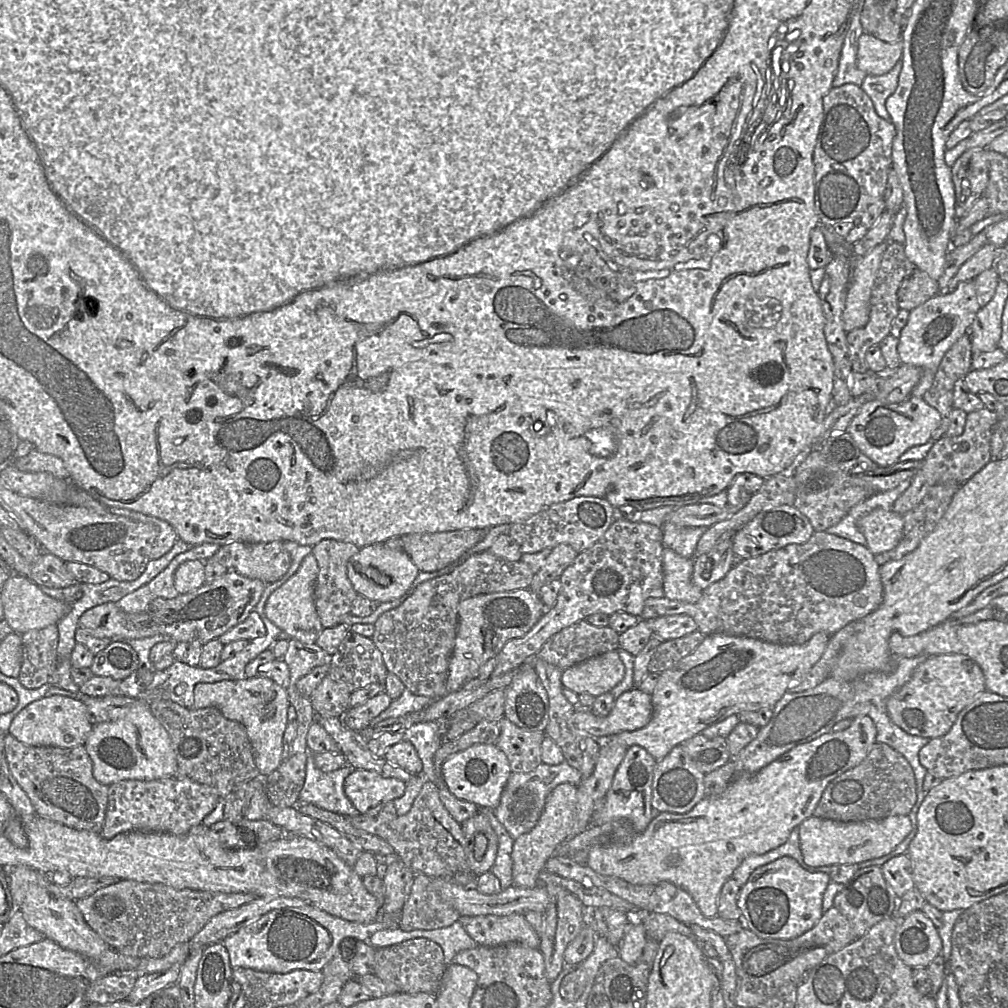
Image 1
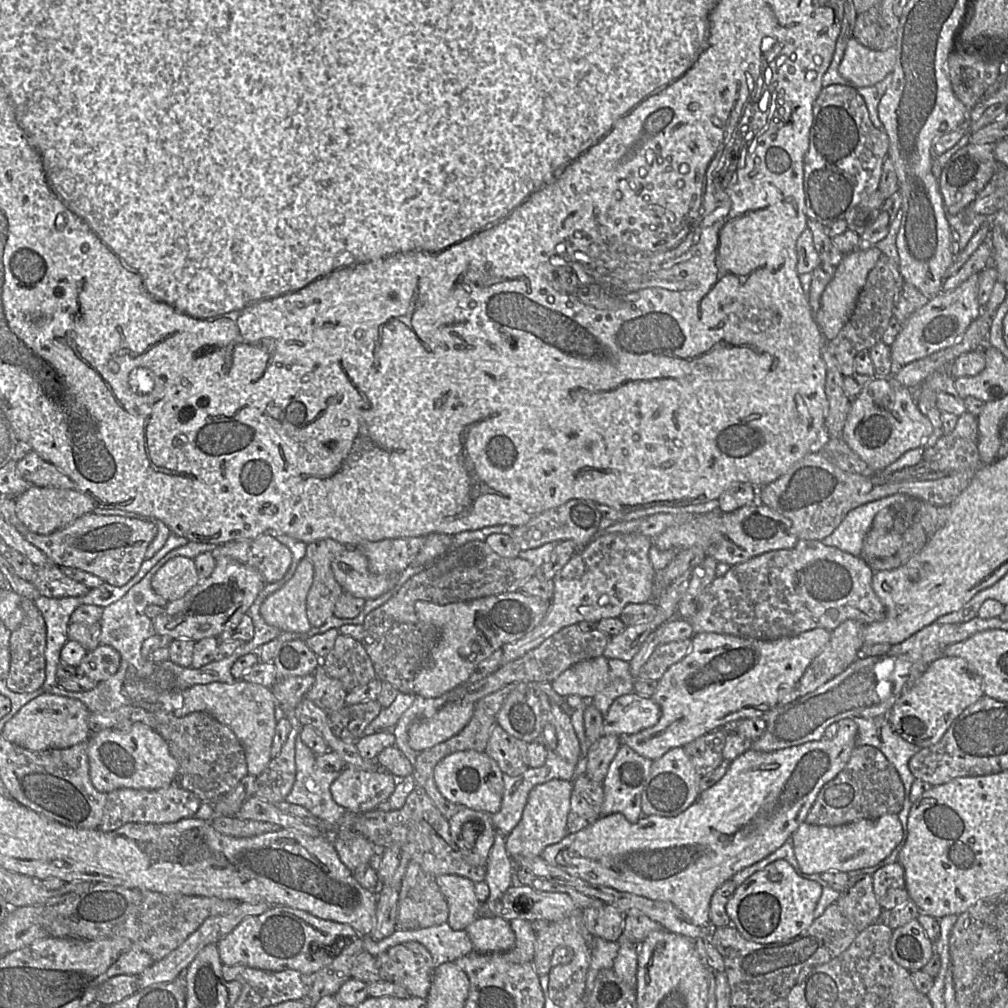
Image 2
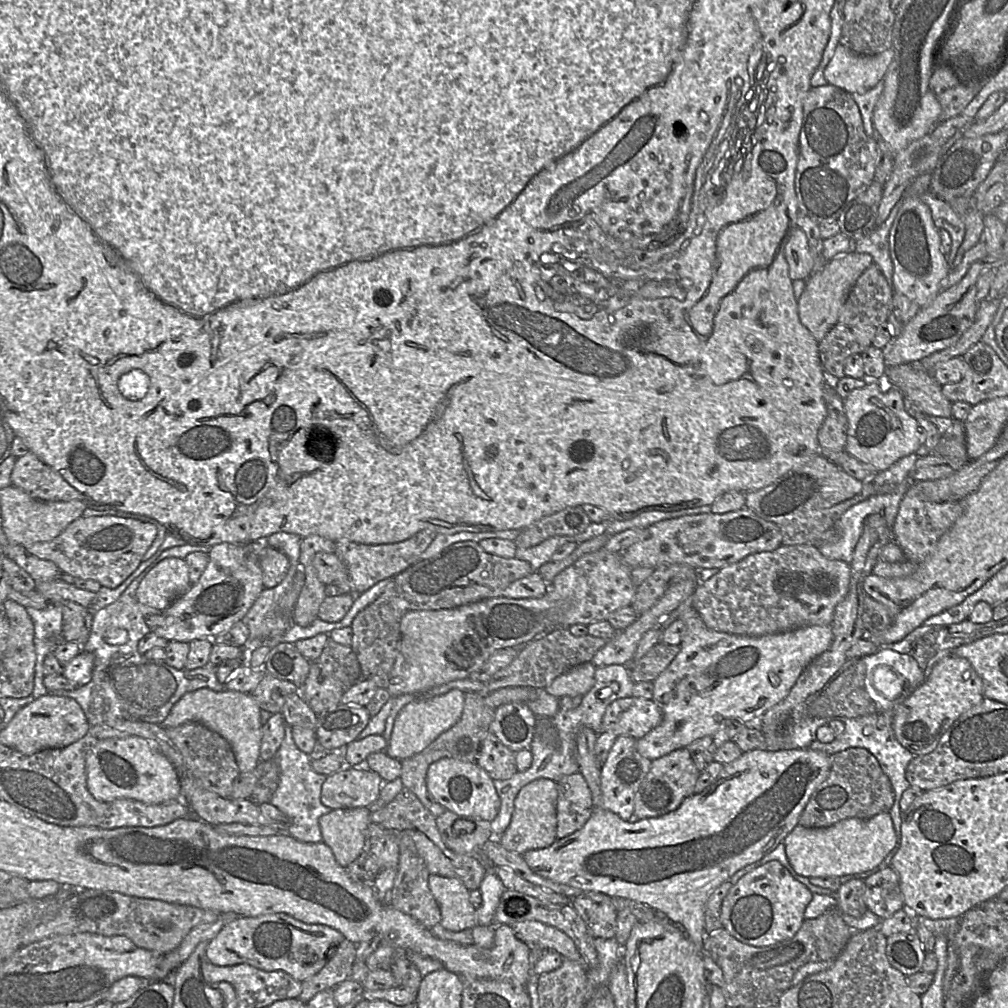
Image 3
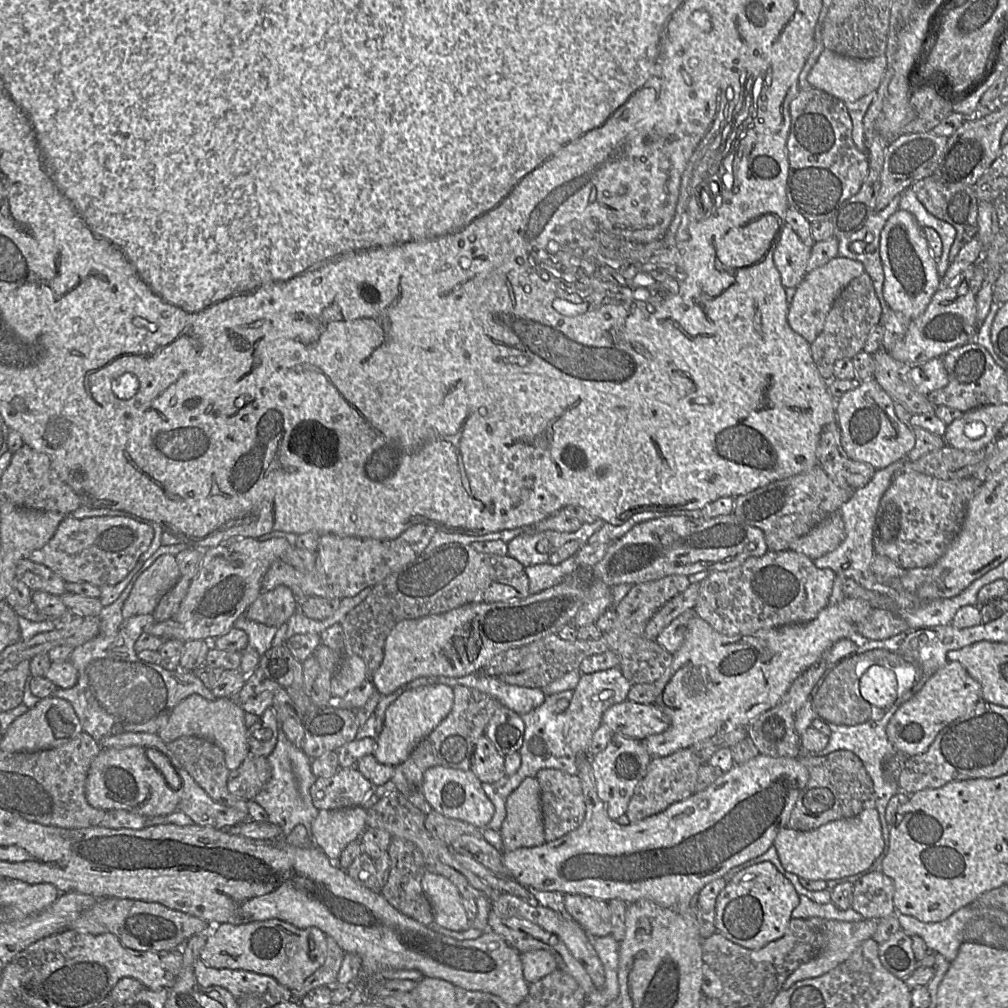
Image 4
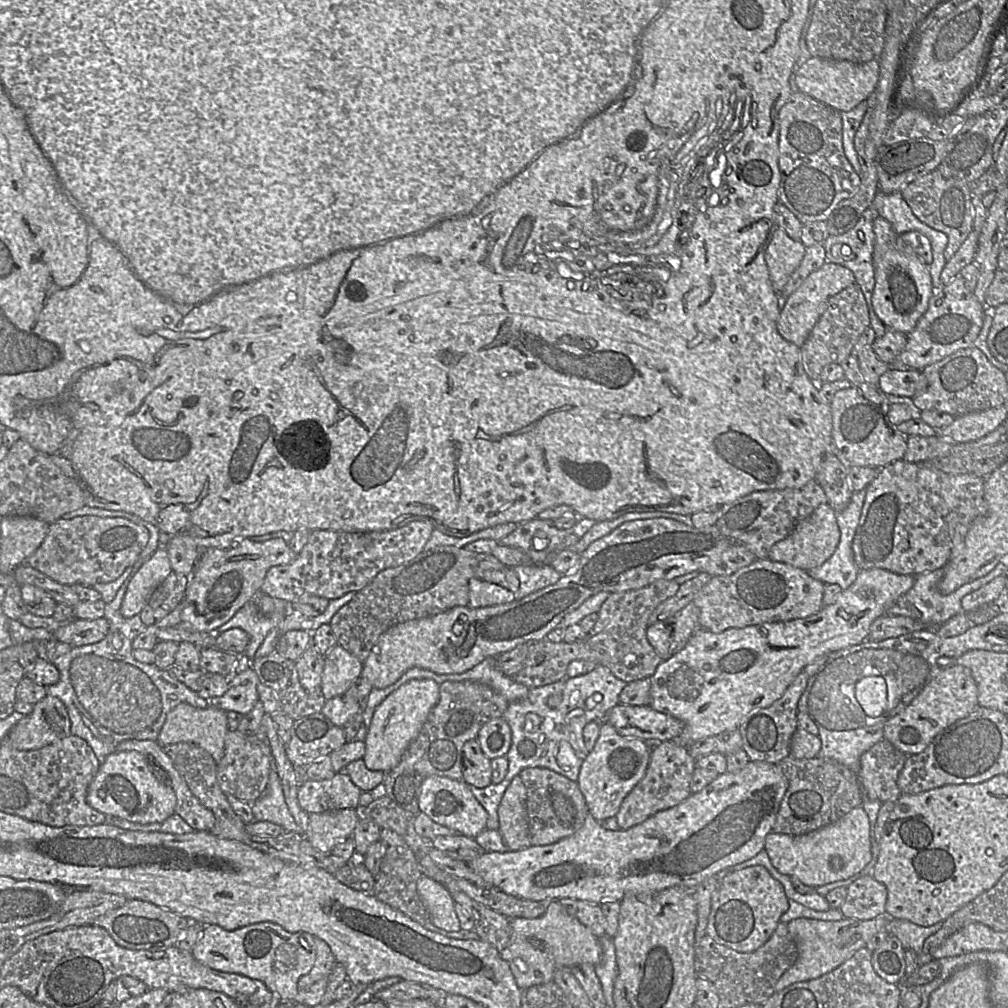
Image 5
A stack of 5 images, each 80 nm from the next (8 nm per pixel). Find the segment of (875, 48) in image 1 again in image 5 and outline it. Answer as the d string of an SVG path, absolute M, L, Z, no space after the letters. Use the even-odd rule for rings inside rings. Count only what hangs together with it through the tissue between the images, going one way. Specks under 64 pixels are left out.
M811 57L796 71L794 82L799 92L807 94L839 112L845 112L866 100L875 90L879 80L879 72L877 60L853 63L846 60Z

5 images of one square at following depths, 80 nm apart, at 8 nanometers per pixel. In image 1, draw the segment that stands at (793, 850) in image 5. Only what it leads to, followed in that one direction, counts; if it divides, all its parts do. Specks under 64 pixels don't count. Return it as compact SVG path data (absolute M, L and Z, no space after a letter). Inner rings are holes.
M812 816L798 827L804 863L808 867L860 864L892 852L911 832L908 816L891 816L860 822L839 822Z

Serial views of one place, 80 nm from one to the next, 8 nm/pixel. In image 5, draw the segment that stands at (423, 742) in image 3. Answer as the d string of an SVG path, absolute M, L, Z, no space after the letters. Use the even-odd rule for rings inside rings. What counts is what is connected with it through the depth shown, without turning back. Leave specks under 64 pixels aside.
M409 680L388 695L375 709L367 730L365 754L366 767L374 771L389 772L401 760L411 742L419 734L431 709L438 703L440 684L433 680Z

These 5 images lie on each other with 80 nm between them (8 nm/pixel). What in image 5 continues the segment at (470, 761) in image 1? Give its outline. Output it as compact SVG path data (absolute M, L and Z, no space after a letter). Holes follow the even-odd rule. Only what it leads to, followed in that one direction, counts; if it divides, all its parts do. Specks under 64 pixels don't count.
M431 775L421 785L419 809L434 822L456 831L457 834L476 838L484 831L488 814L472 793L471 786L462 780Z

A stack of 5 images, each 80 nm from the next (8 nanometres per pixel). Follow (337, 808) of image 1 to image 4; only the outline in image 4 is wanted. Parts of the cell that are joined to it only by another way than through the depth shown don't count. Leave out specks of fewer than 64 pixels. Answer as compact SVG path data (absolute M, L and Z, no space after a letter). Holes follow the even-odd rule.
M280 724L278 738L274 750L267 757L271 767L271 777L254 801L266 811L266 822L281 828L281 836L289 835L298 825L303 825L311 835L313 821L320 812L313 805L310 794L310 789L317 780L311 770L312 760L289 741Z

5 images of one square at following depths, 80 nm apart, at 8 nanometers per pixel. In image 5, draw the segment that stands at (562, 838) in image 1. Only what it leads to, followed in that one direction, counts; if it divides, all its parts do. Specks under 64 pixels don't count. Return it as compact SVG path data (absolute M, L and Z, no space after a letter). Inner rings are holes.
M517 775L510 782L499 804L498 831L508 850L515 851L531 846L526 796L526 788Z

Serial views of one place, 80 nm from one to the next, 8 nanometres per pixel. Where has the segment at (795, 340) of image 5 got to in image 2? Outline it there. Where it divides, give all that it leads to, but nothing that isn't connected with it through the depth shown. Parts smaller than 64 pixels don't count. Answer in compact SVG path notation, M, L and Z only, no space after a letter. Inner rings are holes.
M876 247L866 250L856 249L848 254L844 254L833 278L821 295L819 310L814 314L824 341L829 342L835 338L847 323L855 308L859 293L866 283L869 272L882 255L882 252Z

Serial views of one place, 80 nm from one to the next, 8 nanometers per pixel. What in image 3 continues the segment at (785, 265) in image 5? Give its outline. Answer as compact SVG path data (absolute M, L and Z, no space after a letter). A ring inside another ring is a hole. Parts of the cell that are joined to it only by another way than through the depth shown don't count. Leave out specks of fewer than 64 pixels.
M800 228L791 231L784 255L792 281L806 280L813 273L814 259L808 247L807 237Z

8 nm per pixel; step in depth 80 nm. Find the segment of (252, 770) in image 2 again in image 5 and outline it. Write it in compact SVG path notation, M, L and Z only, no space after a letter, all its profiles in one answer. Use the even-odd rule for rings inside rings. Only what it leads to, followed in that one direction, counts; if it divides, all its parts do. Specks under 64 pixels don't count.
M187 703L176 706L166 717L158 735L161 746L190 742L205 749L218 763L224 754L228 713L216 708L196 708Z

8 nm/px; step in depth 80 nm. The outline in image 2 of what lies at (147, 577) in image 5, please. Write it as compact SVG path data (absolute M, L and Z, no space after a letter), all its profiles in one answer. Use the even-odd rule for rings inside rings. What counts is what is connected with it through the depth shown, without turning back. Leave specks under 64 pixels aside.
M174 557L153 576L151 587L156 594L171 602L183 597L199 582L194 559Z

